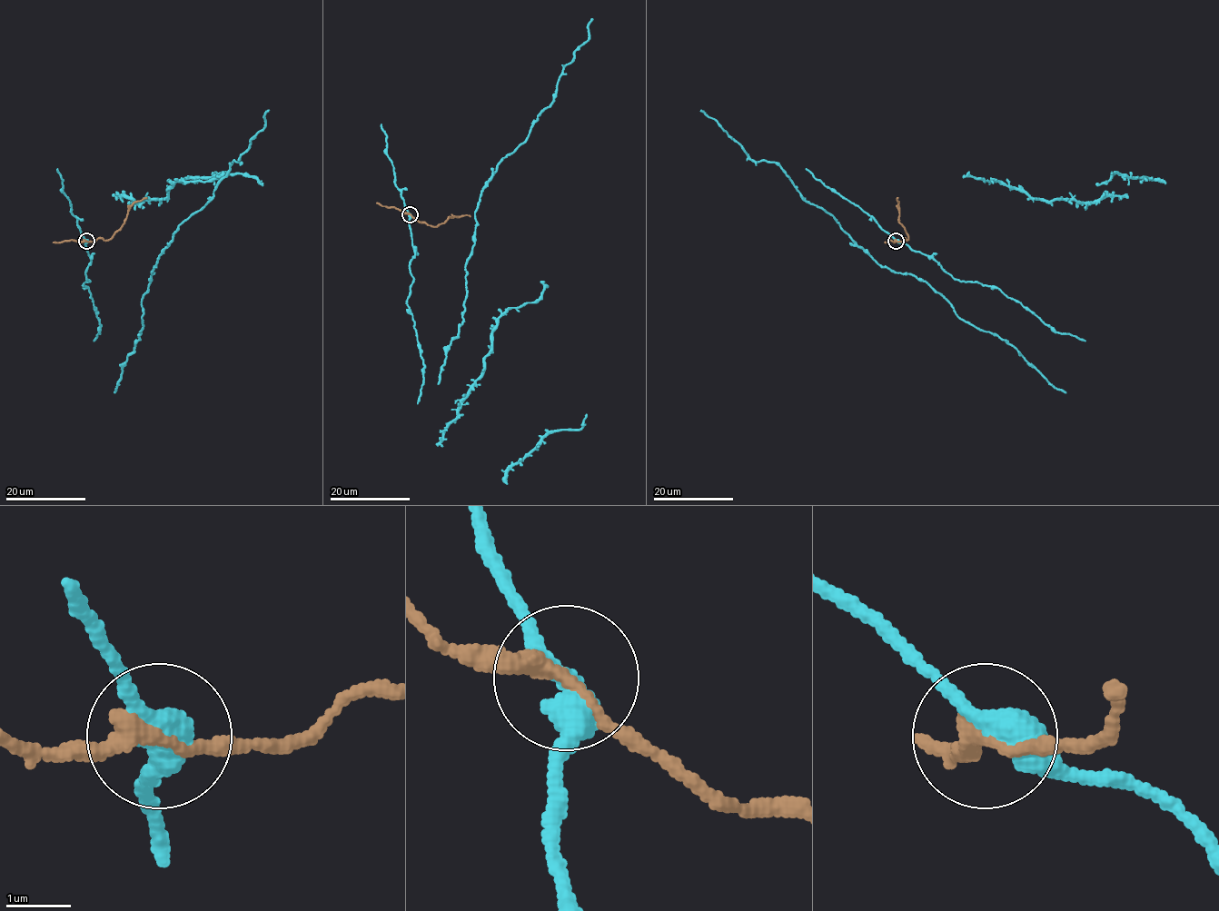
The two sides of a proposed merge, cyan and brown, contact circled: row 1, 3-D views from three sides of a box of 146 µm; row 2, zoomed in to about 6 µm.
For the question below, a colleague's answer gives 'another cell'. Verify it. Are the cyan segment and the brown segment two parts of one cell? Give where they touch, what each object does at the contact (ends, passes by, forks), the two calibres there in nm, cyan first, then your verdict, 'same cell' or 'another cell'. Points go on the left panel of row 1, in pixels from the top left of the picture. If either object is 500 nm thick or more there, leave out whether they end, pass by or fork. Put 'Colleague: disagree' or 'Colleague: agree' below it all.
at (86, 241); cyan passes by; brown passes by; 400 nm thick on the cyan side, 240 nm on the other; another cell
Colleague: agree

